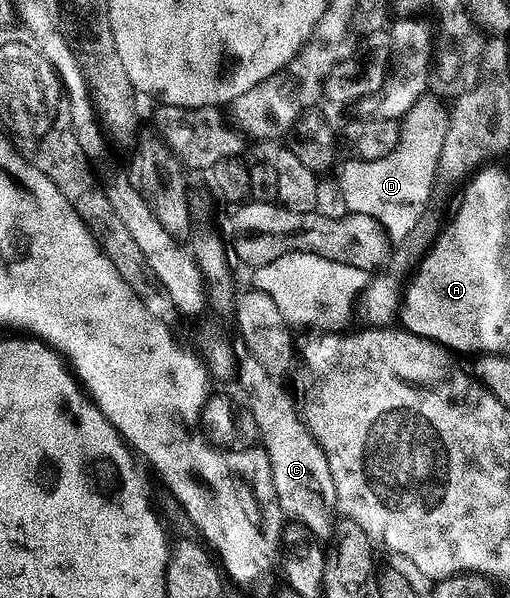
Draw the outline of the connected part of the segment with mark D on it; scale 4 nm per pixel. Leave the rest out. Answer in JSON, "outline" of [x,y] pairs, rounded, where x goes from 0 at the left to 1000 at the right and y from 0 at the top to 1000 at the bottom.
{"outline":[[[845,157],[806,169],[798,187],[782,202],[784,236],[757,264],[702,268],[682,264],[663,291],[667,313],[684,355],[718,358],[751,376],[814,376],[824,351],[837,338],[855,299],[855,278],[867,254],[867,231],[875,231],[878,181],[869,166]]]}

